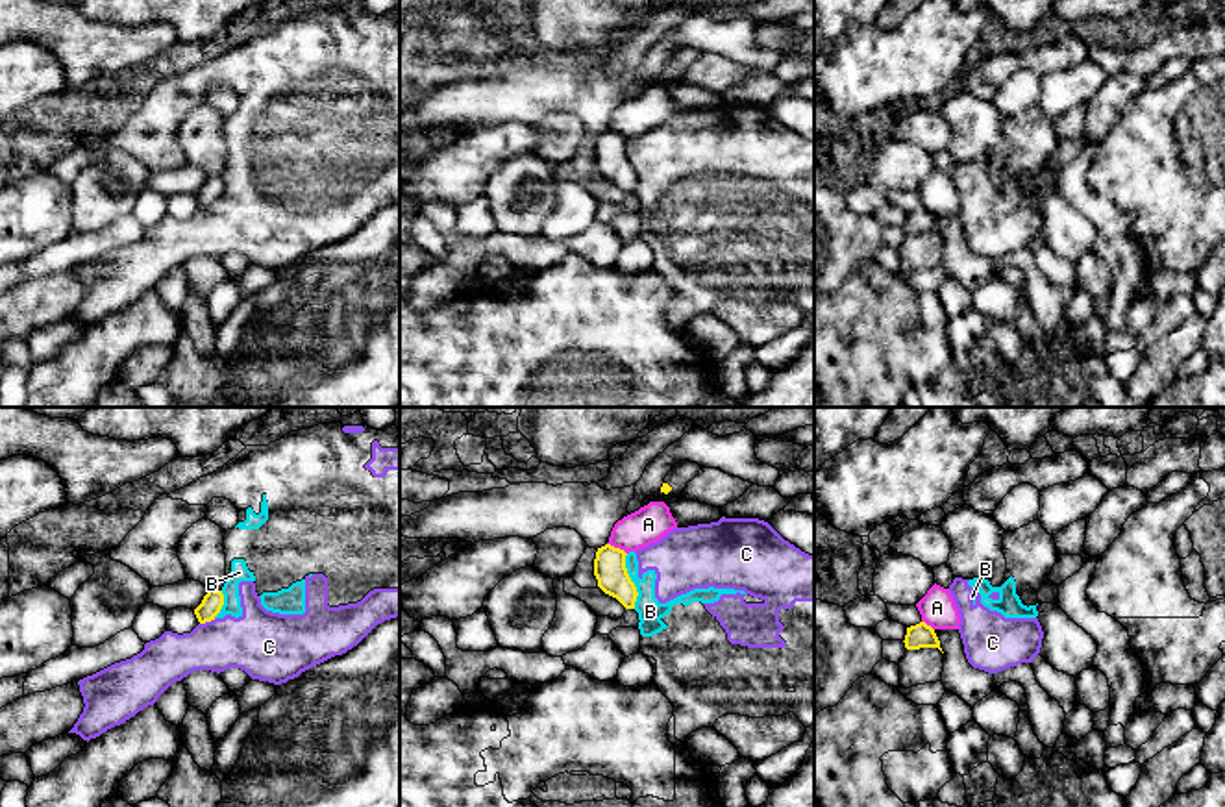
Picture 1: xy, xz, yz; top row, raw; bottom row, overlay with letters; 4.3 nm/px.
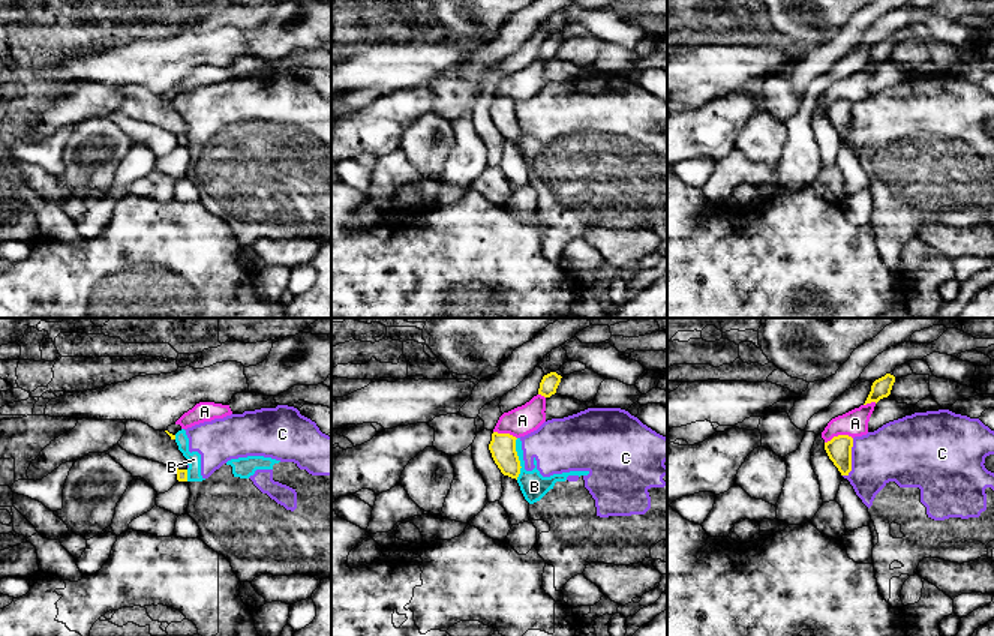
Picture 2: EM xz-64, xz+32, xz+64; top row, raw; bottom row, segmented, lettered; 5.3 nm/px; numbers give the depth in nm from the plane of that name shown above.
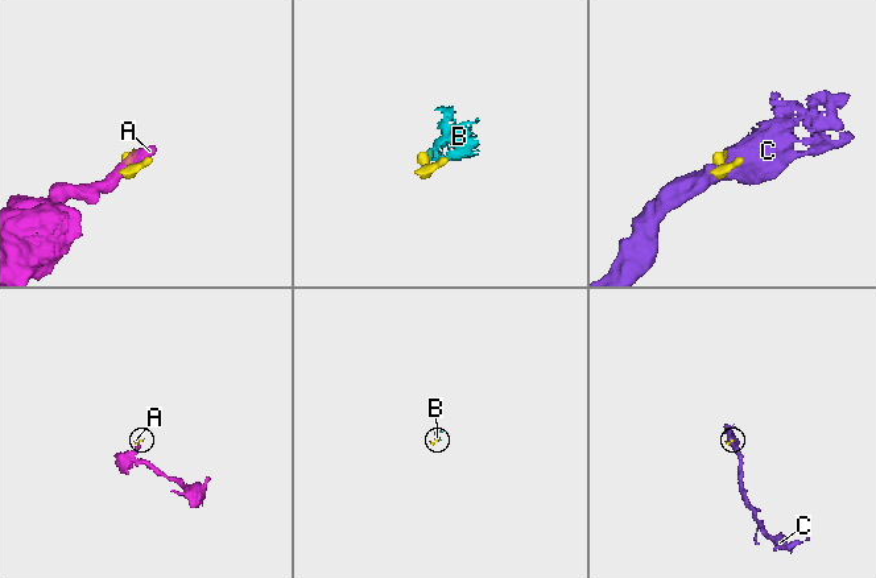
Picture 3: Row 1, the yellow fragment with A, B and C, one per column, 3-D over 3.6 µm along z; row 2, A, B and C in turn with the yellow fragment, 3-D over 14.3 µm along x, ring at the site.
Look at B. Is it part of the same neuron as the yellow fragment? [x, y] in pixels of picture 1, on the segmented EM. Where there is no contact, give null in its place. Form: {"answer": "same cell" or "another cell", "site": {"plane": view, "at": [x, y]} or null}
{"answer": "another cell", "site": {"plane": "xz", "at": [631, 582]}}

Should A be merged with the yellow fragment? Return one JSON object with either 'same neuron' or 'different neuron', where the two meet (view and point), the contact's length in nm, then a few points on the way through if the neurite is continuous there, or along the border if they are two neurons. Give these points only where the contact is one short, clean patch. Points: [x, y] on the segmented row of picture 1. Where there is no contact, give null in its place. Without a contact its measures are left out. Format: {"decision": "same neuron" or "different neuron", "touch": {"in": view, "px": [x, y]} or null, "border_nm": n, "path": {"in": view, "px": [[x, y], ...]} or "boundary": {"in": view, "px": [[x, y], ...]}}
{"decision": "different neuron", "touch": {"in": "xz", "px": [617, 548]}, "border_nm": 100, "boundary": {"in": "xz", "px": [[607, 543], [626, 554]]}}

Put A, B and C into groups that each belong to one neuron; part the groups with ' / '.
A / B C

